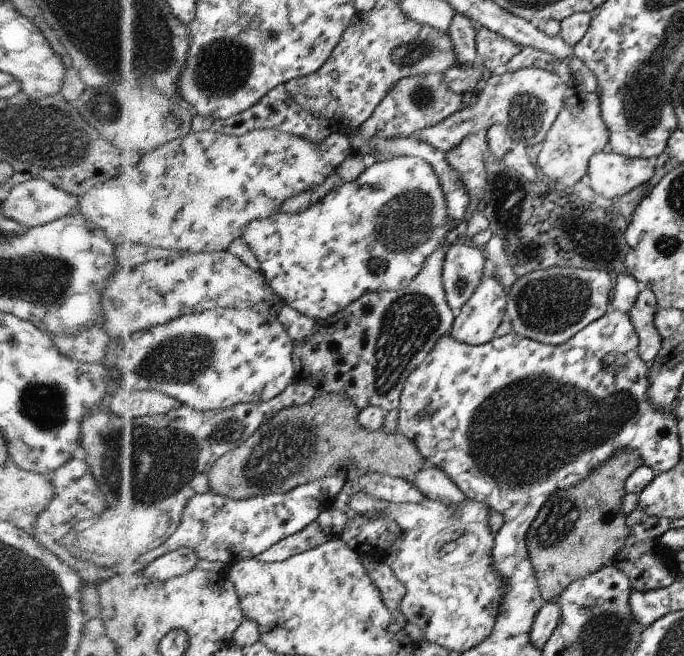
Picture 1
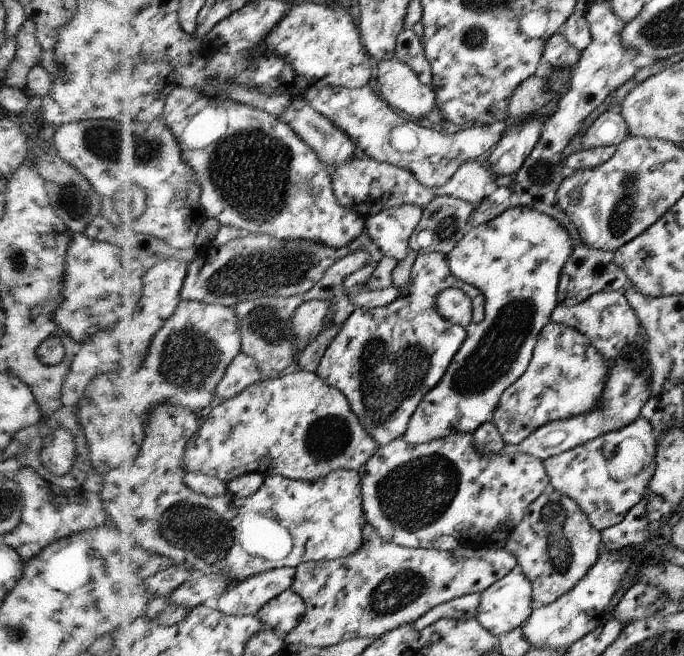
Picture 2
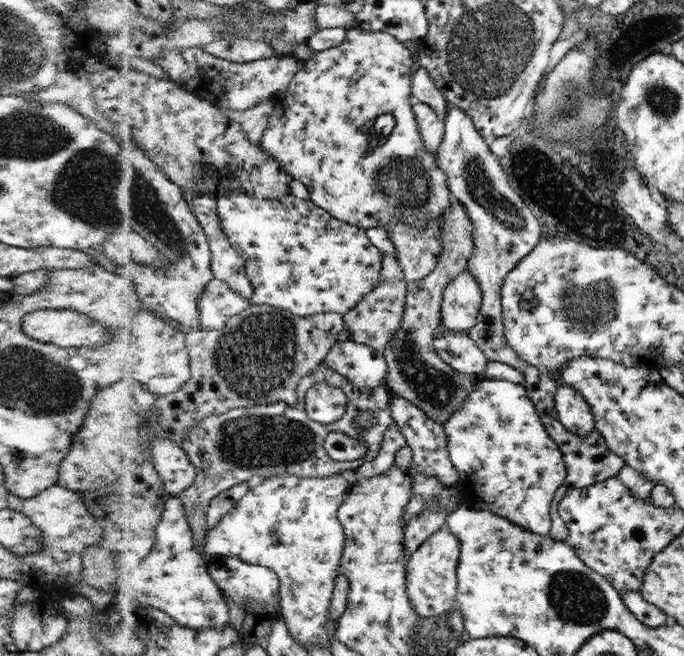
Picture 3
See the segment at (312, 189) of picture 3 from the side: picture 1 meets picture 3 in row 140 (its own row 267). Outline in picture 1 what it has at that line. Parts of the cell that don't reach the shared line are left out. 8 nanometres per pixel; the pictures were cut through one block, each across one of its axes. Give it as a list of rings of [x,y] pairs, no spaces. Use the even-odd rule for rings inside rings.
[[[398,155],[390,160],[368,162],[365,172],[357,180],[343,182],[333,192],[329,192],[321,202],[313,204],[311,208],[307,208],[301,214],[289,214],[289,212],[279,210],[279,212],[273,212],[273,216],[269,216],[269,218],[257,218],[257,220],[253,220],[243,230],[242,239],[247,242],[249,248],[253,250],[253,254],[261,262],[262,272],[271,288],[277,292],[277,296],[281,296],[289,307],[301,312],[301,314],[305,314],[316,321],[323,321],[338,314],[341,310],[347,308],[347,306],[353,305],[359,298],[364,297],[369,292],[395,291],[408,286],[409,282],[412,282],[412,279],[420,273],[425,258],[428,258],[429,254],[432,254],[433,250],[441,244],[443,238],[445,238],[445,232],[451,230],[451,222],[447,220],[447,214],[448,210],[445,206],[444,194],[432,167],[415,155]]]

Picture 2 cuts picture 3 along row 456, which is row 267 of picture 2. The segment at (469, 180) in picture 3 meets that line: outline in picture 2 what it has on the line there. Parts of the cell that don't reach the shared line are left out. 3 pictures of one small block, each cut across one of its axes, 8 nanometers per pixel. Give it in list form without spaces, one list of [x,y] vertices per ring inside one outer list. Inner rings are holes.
[[[577,240],[572,254],[563,263],[559,273],[556,299],[561,306],[571,306],[585,300],[590,294],[603,291],[623,290],[628,282],[621,268],[614,261],[614,252],[592,249]]]

